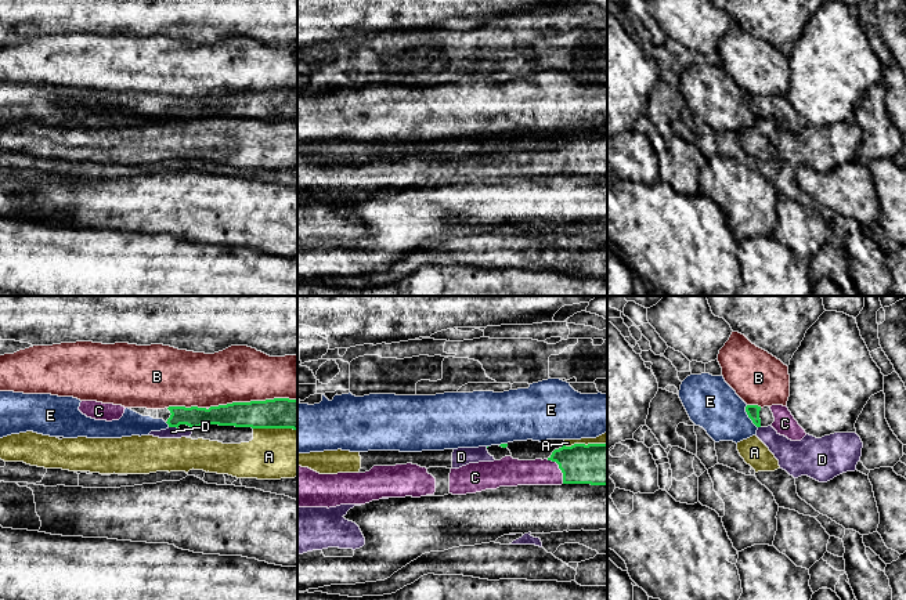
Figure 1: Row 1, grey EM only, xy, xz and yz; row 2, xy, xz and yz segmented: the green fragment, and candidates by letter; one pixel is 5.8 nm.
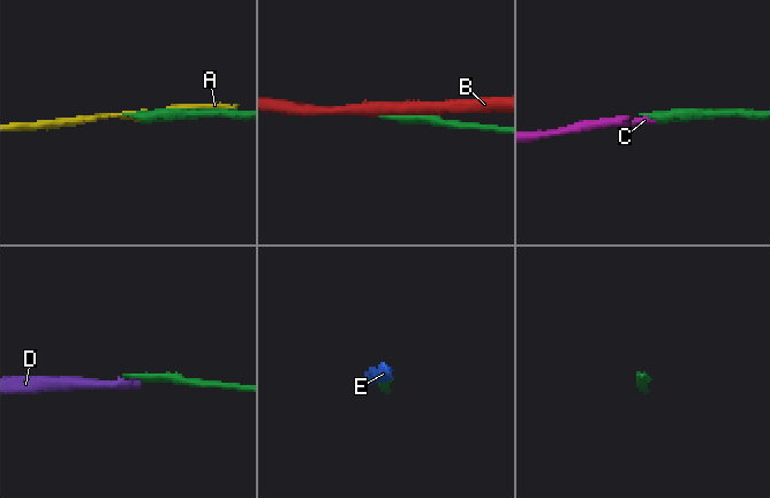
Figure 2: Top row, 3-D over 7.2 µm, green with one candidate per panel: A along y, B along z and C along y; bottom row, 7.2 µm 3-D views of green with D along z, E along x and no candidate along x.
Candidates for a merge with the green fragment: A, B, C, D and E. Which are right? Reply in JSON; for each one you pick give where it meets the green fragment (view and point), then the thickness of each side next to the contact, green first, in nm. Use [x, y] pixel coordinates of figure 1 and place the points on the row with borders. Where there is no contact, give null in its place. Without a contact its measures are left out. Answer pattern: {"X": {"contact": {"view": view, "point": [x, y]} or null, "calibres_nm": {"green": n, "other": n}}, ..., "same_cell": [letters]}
{"C": {"contact": {"view": "xz", "point": [559, 467]}, "calibres_nm": {"green": 240, "other": 150}}, "same_cell": ["C"]}

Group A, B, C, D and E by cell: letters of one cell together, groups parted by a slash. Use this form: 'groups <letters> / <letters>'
groups A / B / C / D / E

